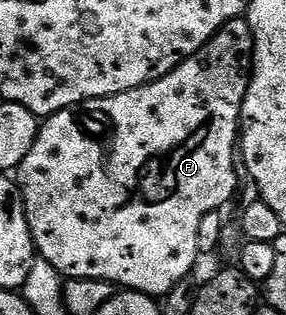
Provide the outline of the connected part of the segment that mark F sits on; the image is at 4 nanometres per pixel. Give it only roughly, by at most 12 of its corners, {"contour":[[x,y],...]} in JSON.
{"contour":[[253,31],[40,124],[64,279],[166,298],[241,185]]}

